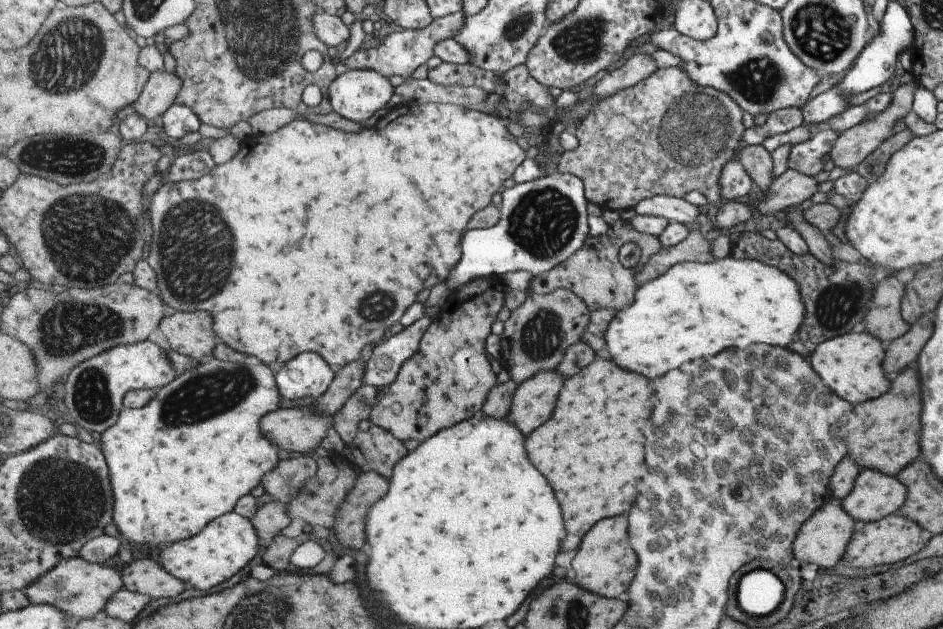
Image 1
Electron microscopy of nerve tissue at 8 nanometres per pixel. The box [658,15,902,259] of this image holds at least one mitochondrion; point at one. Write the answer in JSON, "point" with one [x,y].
{"point":[756,82]}

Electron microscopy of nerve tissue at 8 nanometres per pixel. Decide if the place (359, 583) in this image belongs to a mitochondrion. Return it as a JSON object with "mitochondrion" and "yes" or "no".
{"mitochondrion":"no"}

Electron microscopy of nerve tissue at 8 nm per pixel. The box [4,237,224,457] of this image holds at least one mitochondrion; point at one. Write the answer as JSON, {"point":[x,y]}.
{"point":[67,329]}

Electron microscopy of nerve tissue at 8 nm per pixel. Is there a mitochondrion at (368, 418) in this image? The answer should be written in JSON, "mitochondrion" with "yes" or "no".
{"mitochondrion":"no"}

